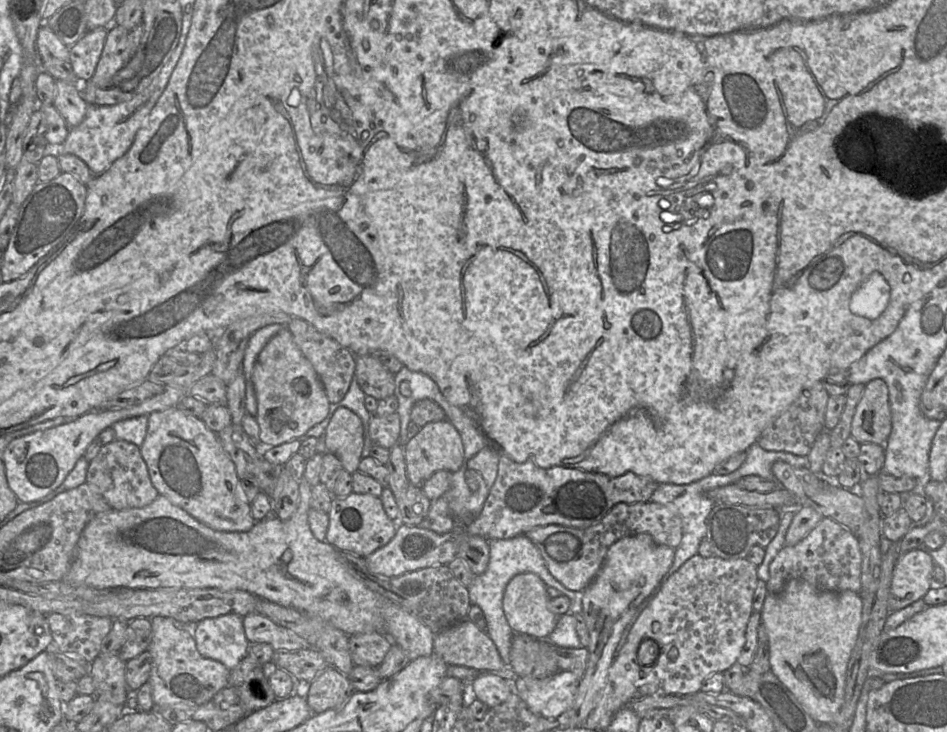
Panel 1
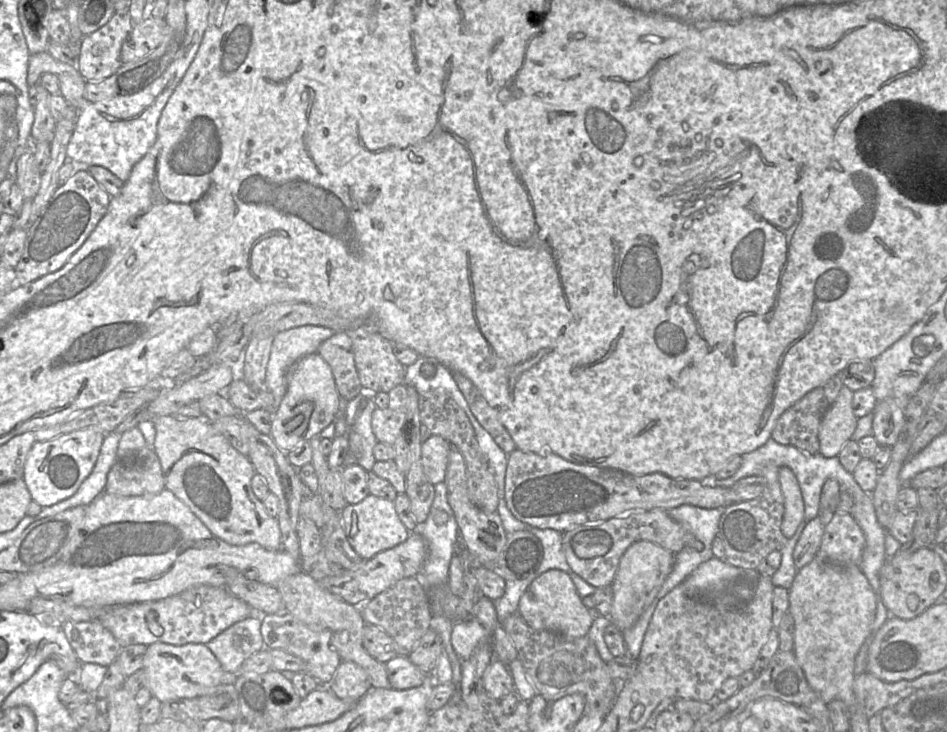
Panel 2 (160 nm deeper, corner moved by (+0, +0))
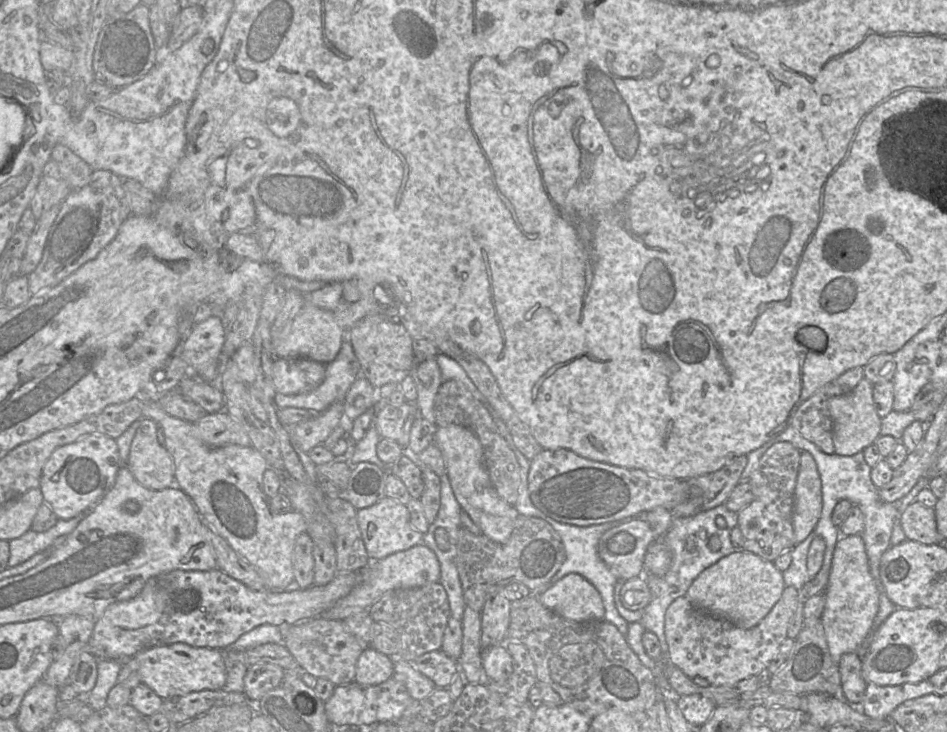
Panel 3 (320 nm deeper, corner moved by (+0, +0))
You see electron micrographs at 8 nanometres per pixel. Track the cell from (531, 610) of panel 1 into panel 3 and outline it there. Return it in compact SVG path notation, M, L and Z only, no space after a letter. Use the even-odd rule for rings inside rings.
M567 574L536 596L545 607L568 620L586 623L604 619L600 593L580 574Z

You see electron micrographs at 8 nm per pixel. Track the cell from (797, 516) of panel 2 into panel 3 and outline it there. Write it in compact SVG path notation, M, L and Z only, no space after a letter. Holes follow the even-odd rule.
M801 452L792 515L795 546L813 532L822 512L822 482L816 461L809 452Z

